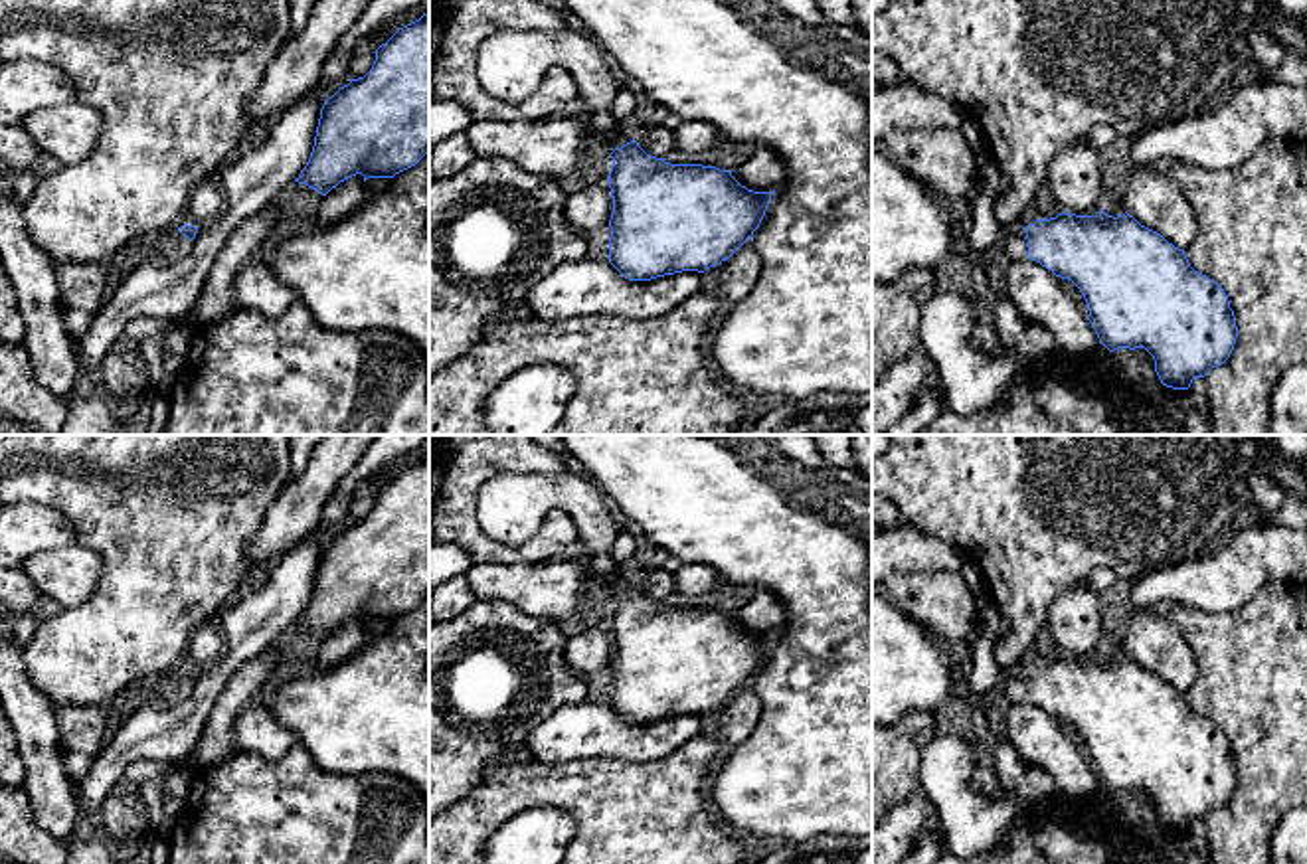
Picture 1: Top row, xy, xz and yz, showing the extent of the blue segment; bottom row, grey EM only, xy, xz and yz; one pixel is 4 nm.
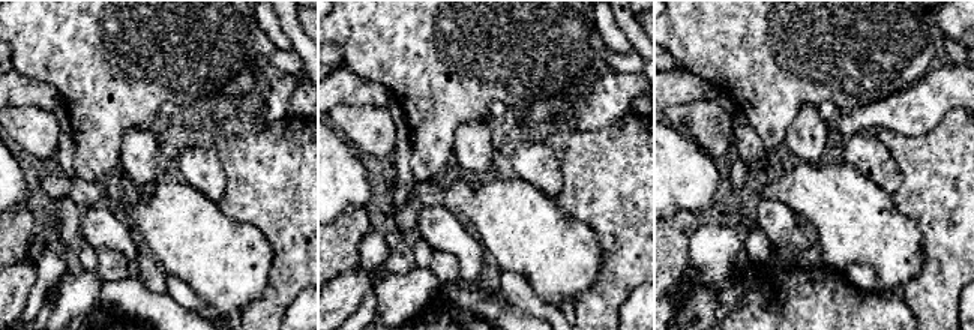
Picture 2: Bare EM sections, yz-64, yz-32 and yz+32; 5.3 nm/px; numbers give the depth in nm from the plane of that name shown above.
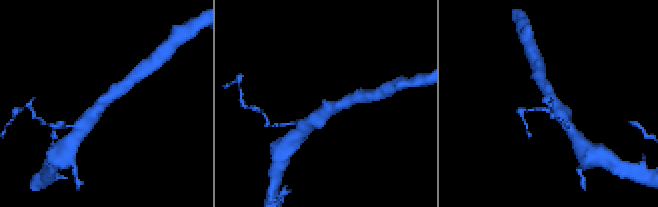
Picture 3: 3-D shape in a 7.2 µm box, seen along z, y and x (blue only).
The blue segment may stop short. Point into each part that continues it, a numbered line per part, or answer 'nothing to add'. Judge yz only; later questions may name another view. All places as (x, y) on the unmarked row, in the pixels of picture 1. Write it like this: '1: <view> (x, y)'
1: yz (1017, 687)

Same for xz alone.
1: xz (509, 507)

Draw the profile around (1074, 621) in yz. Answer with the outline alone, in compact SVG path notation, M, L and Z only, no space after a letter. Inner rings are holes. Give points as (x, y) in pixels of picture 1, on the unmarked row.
M1089 585L1064 589L1048 611L1048 631L1060 652L1076 658L1095 658L1103 652L1099 593Z

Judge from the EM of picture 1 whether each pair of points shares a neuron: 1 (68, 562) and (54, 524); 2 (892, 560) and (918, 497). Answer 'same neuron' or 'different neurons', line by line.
1: different neurons
2: different neurons

